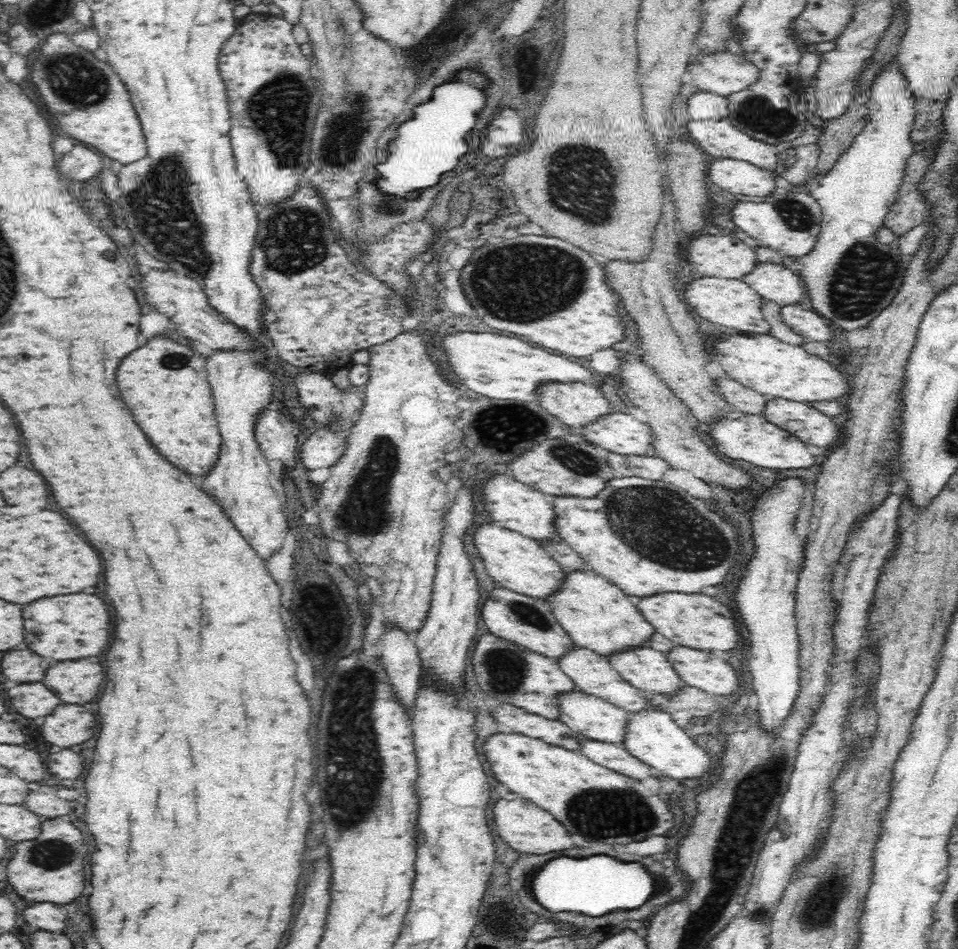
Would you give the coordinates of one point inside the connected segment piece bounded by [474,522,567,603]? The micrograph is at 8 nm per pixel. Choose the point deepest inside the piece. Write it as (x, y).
(521, 565)

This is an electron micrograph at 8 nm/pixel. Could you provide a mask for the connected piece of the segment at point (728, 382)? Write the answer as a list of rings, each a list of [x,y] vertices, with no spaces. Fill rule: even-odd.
[[[726,375],[718,380],[718,384],[722,390],[722,397],[733,405],[734,410],[746,414],[763,415],[769,396],[759,394]]]

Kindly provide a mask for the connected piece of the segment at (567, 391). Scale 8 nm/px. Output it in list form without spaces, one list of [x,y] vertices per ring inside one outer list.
[[[568,382],[565,385],[546,385],[544,388],[538,403],[569,427],[584,431],[586,426],[615,412],[616,404],[602,396],[597,386]]]

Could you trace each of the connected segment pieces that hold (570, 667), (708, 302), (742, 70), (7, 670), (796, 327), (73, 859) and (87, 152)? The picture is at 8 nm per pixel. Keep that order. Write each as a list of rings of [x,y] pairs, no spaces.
[[[576,646],[570,654],[566,654],[564,658],[558,659],[558,662],[561,663],[562,670],[569,675],[579,691],[597,696],[602,700],[619,706],[624,711],[634,714],[656,710],[650,705],[646,694],[630,684],[617,670],[614,670],[607,656],[602,656],[587,648]]]
[[[701,277],[687,282],[685,288],[686,301],[690,302],[691,308],[696,308],[704,320],[728,326],[732,330],[744,332],[744,334],[762,334],[770,336],[770,323],[766,321],[762,306],[764,299],[760,293],[742,280]]]
[[[728,51],[690,60],[687,70],[700,92],[722,97],[747,90],[760,80],[760,69],[752,61]]]
[[[18,650],[4,656],[2,674],[14,682],[40,682],[50,666],[50,660],[34,654],[32,650]]]
[[[794,304],[782,306],[780,314],[785,326],[809,341],[826,342],[836,338],[836,330],[830,326],[830,319],[818,314],[816,310],[807,310]]]
[[[44,818],[38,838],[15,845],[16,852],[7,863],[8,880],[14,884],[16,892],[28,900],[68,904],[76,900],[84,890],[84,856],[86,844],[82,832],[62,818]]]
[[[75,145],[62,156],[62,160],[57,163],[59,172],[68,178],[76,178],[80,180],[80,185],[84,184],[84,180],[88,180],[100,172],[104,172],[102,159],[96,152],[92,152],[90,148],[83,145]]]

